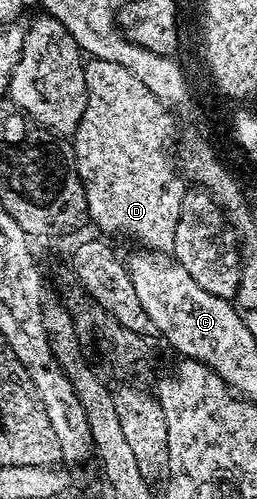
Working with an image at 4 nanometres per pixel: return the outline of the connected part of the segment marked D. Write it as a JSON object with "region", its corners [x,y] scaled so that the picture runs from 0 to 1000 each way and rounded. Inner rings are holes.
{"region":[[[436,126],[420,130],[420,138],[405,138],[405,130],[366,130],[358,138],[327,132],[327,164],[335,170],[358,170],[358,202],[335,198],[335,220],[319,222],[319,238],[296,251],[296,265],[276,269],[272,289],[280,301],[296,307],[296,347],[311,355],[311,363],[327,371],[327,389],[335,391],[335,407],[342,409],[342,433],[354,449],[374,449],[405,467],[471,467],[482,475],[518,475],[545,491],[564,491],[576,503],[654,503],[669,497],[669,473],[693,455],[693,431],[700,429],[700,409],[724,385],[720,365],[704,351],[677,337],[673,325],[654,325],[638,317],[638,275],[677,263],[677,234],[661,228],[646,234],[623,234],[623,212],[638,206],[615,196],[591,202],[591,192],[576,194],[576,186],[560,186],[568,168],[529,170],[529,162],[514,162],[514,152],[498,154],[498,144],[482,146],[486,134],[451,138],[459,128]]]}

